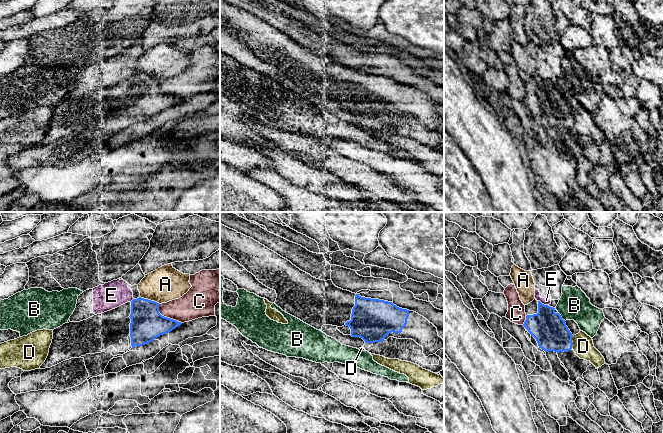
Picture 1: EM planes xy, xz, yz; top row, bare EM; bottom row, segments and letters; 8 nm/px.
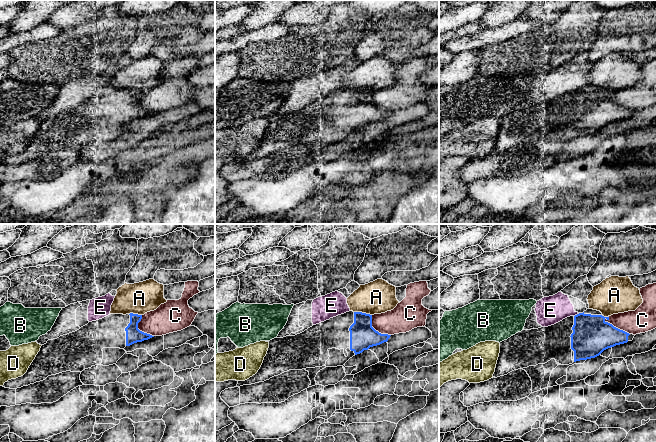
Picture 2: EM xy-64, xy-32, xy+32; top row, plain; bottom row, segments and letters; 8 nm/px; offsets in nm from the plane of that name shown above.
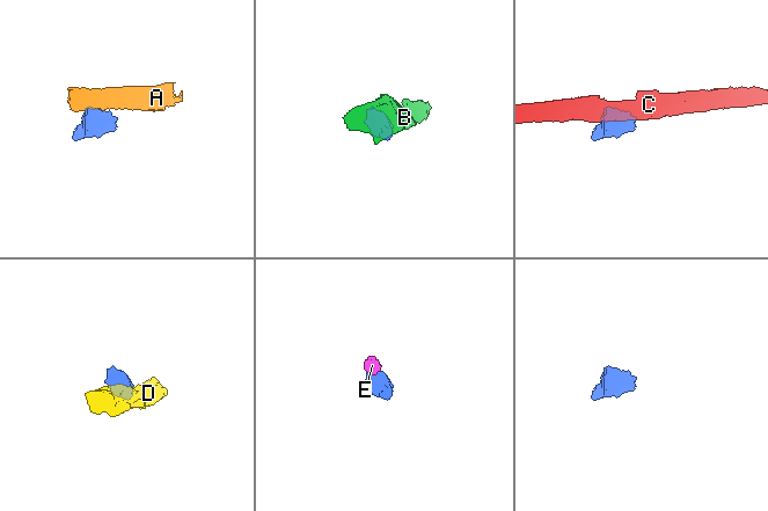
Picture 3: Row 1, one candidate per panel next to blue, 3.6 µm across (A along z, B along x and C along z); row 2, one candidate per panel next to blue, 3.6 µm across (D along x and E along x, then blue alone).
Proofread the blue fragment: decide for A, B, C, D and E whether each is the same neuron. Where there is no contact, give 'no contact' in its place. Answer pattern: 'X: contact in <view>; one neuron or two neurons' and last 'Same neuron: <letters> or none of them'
A: contact in xy; two neurons
B: contact in yz; two neurons
C: contact in xy; two neurons
D: contact in yz; two neurons
E: contact in yz; two neurons
Same neuron: none of them

